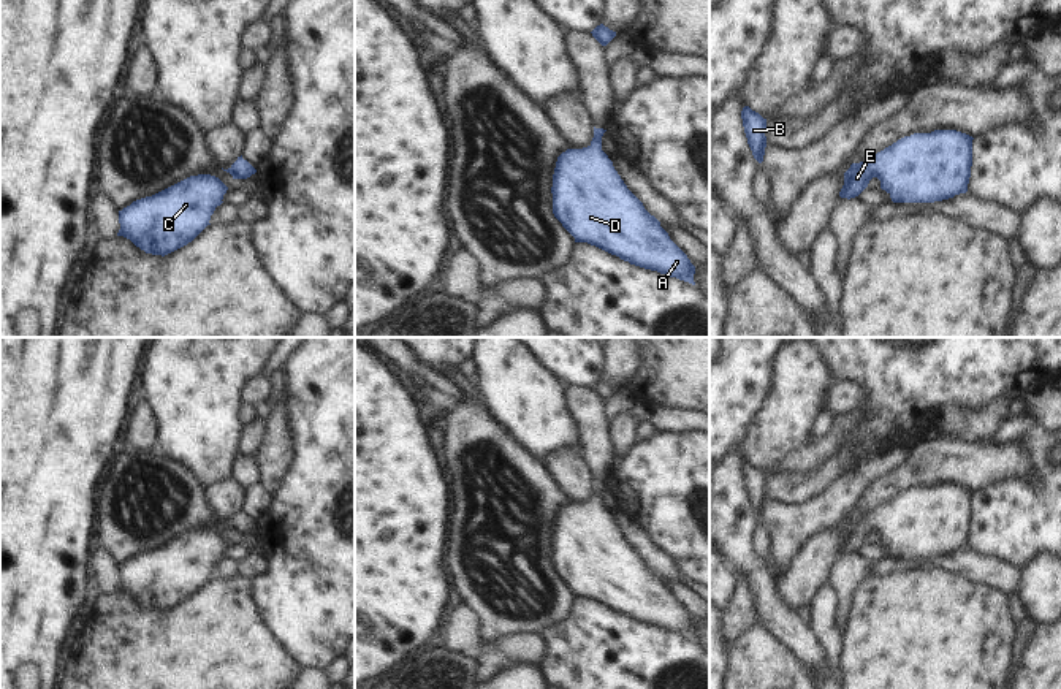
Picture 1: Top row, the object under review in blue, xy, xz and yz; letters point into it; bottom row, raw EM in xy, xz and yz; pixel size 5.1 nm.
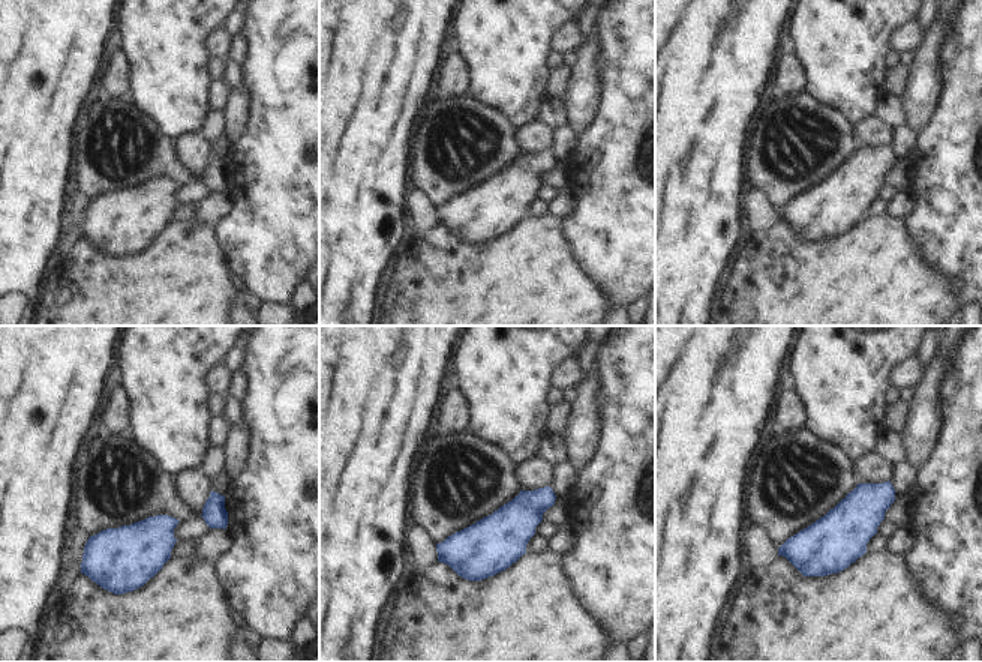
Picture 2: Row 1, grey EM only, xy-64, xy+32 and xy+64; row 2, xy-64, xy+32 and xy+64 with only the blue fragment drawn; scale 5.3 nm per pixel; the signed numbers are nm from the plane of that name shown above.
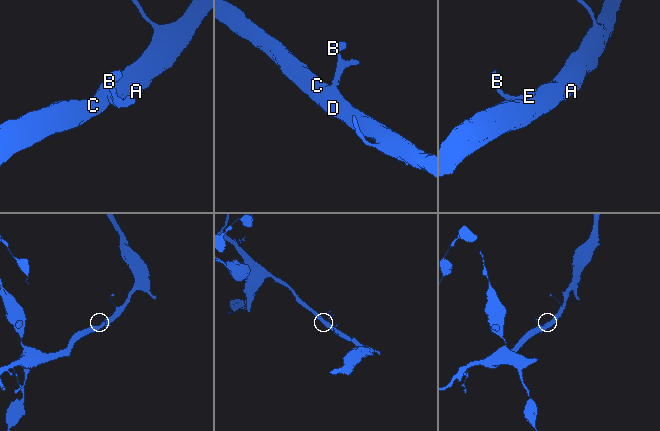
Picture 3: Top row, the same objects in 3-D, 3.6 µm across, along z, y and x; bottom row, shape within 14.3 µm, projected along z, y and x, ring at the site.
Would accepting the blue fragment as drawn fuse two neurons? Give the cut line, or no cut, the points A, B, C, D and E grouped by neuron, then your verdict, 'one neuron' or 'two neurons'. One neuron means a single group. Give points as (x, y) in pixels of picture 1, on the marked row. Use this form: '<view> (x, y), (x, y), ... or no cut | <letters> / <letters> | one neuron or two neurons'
no cut | A B C D E | one neuron

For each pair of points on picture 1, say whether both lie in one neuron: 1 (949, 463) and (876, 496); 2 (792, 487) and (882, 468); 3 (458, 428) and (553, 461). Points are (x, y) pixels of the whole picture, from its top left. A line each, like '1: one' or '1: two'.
1: one
2: two
3: two

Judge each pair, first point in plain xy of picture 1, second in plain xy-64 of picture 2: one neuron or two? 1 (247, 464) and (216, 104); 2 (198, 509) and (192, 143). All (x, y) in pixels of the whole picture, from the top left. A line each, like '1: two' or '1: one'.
1: two
2: two

